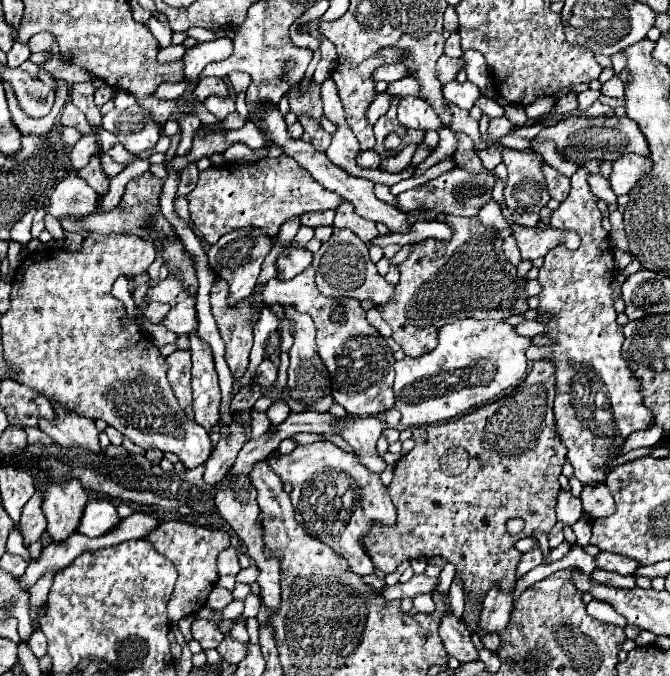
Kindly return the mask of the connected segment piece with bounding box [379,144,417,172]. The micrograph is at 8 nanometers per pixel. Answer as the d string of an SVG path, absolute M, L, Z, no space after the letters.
M411 144L411 146L405 146L403 150L399 150L397 156L382 158L379 168L387 170L387 172L401 172L401 170L405 170L411 164L411 156L413 156L415 148L417 146Z

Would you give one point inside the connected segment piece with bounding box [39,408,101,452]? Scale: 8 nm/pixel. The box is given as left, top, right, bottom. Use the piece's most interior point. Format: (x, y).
(71, 430)

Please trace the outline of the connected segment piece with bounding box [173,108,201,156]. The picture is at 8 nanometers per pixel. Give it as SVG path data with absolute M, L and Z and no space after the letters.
M177 108L173 117L178 121L181 126L181 140L179 140L179 146L177 146L177 154L179 156L185 156L193 144L193 139L196 135L197 129L201 127L199 118L195 115L183 115L179 108Z

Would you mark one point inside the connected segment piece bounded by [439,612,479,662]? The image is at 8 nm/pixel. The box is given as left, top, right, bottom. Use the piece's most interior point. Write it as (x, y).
(457, 640)

